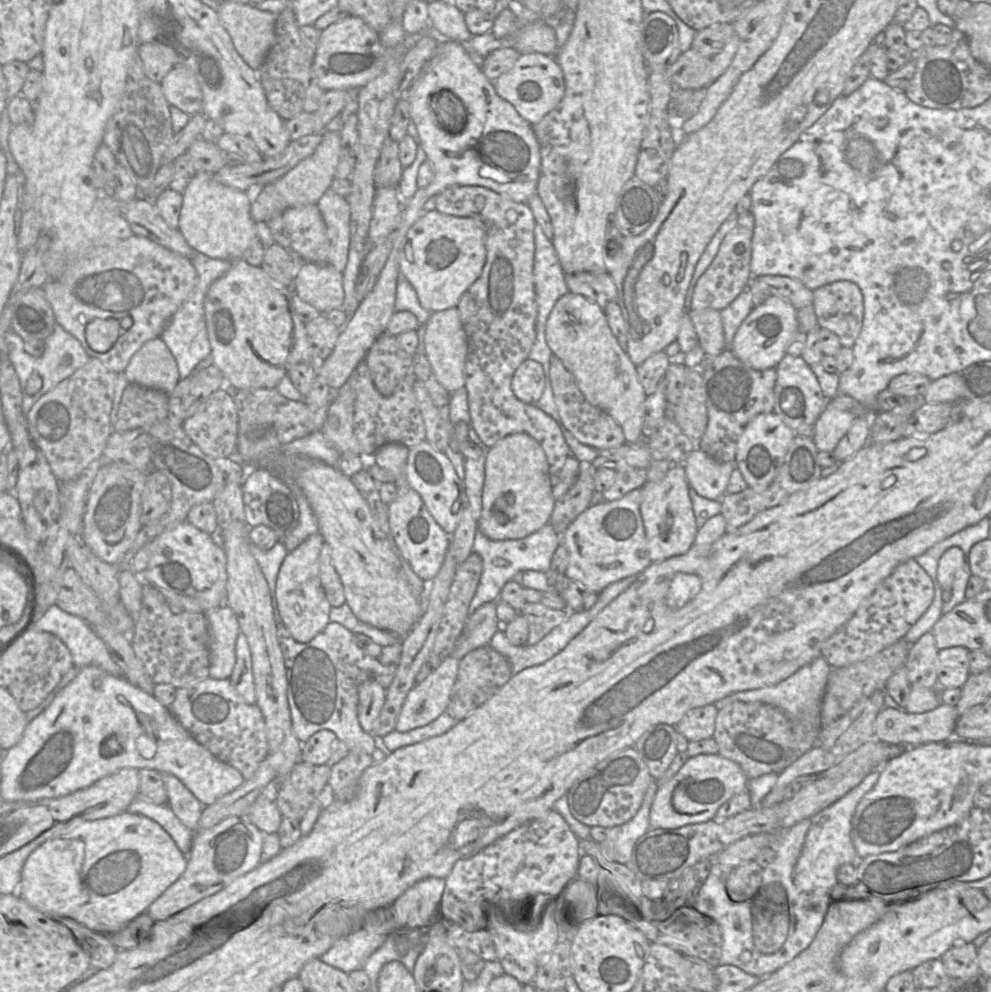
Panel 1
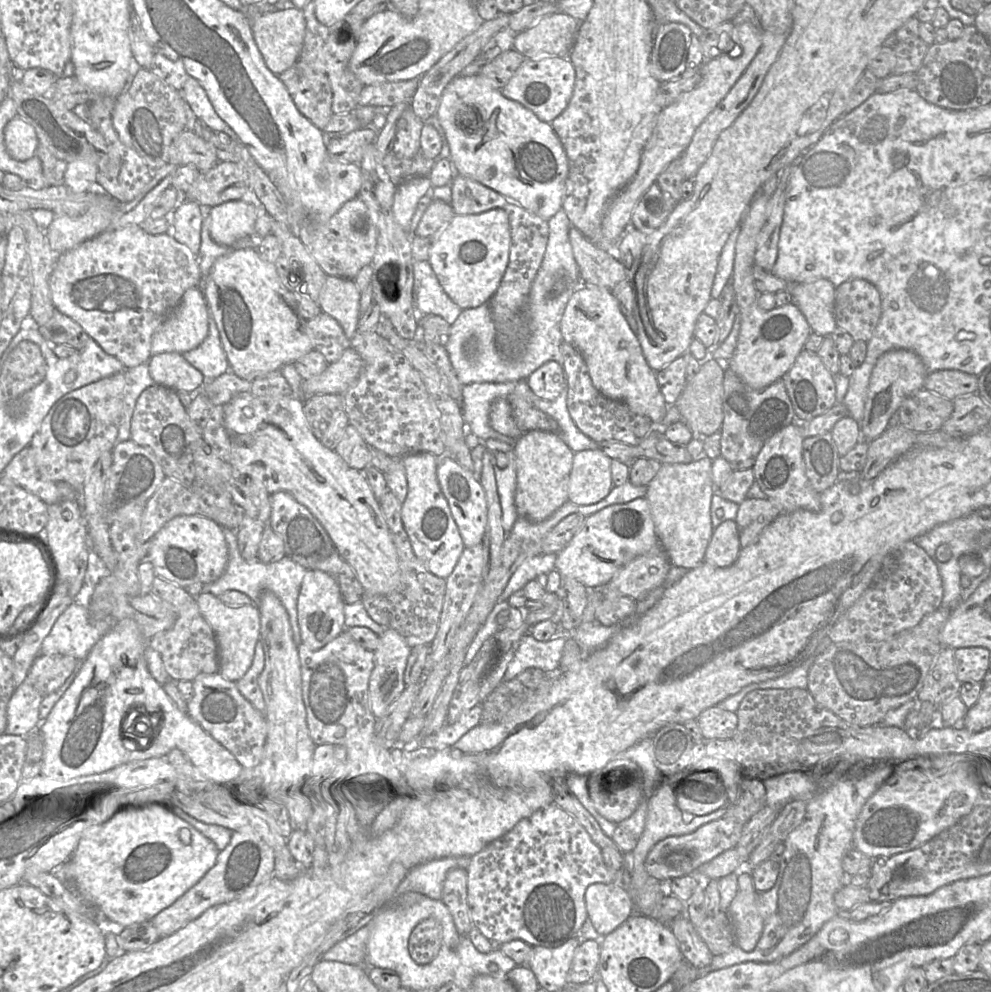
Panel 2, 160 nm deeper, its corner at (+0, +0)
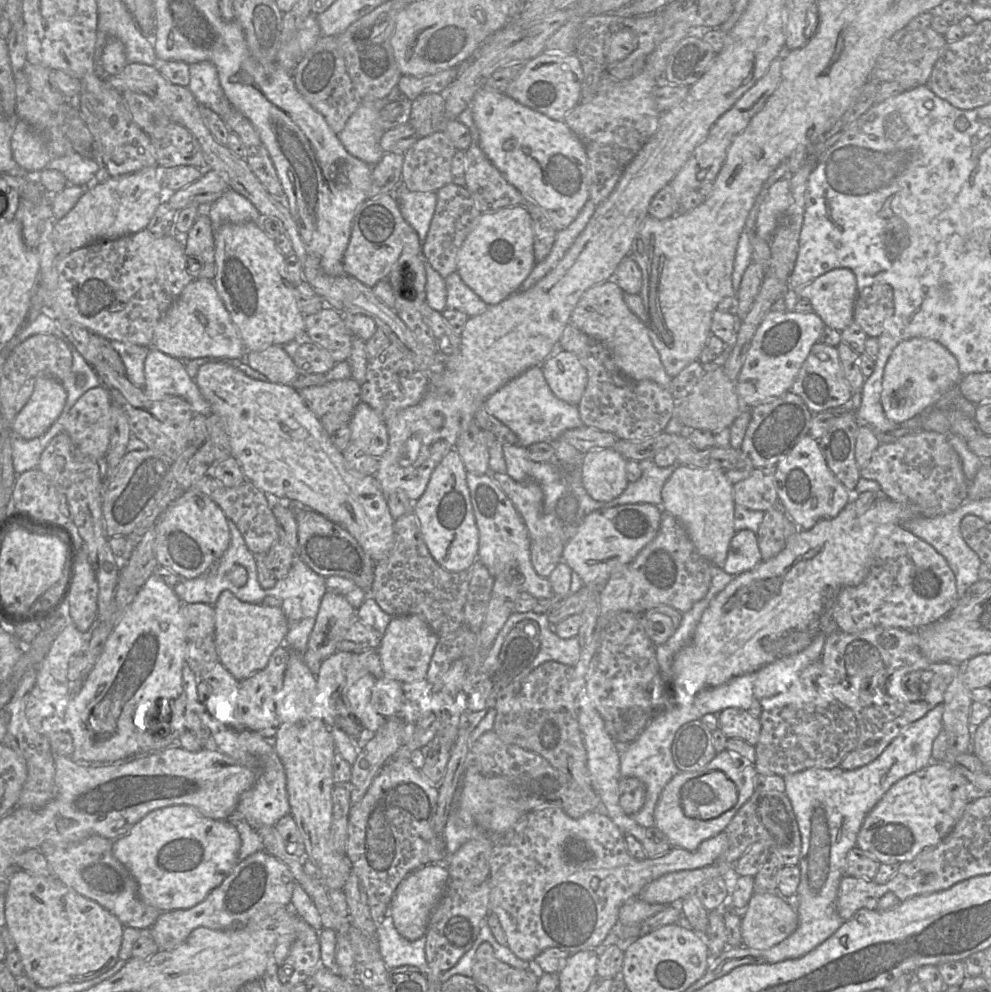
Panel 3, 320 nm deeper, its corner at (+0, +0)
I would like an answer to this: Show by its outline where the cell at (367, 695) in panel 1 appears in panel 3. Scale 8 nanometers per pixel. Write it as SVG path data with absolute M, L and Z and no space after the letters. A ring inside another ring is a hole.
M417 615L393 617L382 634L377 654L384 676L403 683L426 679L429 664L439 641L439 636Z

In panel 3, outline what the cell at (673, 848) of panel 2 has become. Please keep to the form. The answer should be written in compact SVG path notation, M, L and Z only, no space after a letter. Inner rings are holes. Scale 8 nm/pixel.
M557 807L531 810L493 845L489 874L489 914L498 918L507 939L506 946L515 956L528 963L548 948L569 953L593 950L600 947L618 925L621 906L638 897L646 885L671 872L710 866L728 847L728 836L722 831L704 840L696 850L672 847L656 858L638 860L629 854L625 835L605 812L590 812L575 819Z

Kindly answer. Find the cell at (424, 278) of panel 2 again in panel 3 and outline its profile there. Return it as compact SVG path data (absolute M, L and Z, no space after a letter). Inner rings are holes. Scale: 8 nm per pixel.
M452 273L444 280L447 291L446 308L472 317L482 314L489 307L462 281L458 273Z

